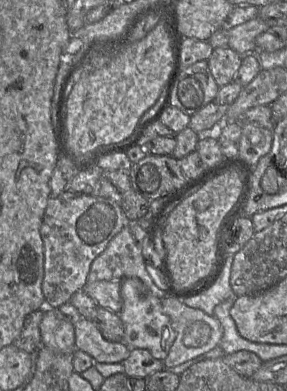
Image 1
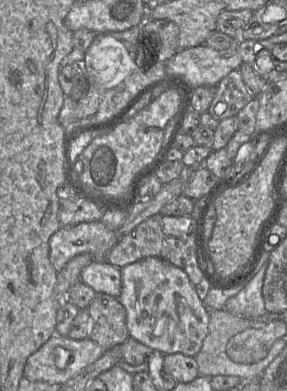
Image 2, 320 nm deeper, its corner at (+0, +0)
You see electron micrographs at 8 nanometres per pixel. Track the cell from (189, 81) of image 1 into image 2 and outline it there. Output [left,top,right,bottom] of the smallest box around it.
[208,70,255,120]

